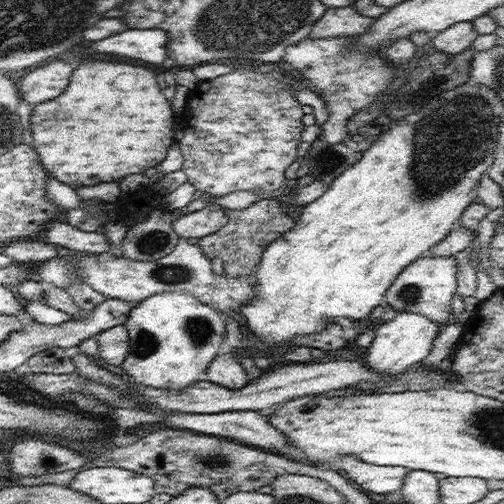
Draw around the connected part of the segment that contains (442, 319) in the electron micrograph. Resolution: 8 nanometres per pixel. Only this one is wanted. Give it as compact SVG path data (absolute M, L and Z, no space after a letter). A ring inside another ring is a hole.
M425 254L408 265L396 277L384 295L384 304L388 304L397 313L413 312L436 321L444 327L454 318L452 317L452 296L457 292L457 262L453 256L430 257Z

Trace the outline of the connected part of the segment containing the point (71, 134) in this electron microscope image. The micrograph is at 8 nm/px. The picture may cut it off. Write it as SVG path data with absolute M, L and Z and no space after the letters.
M88 60L80 64L64 94L54 100L42 102L31 113L32 132L36 152L48 172L52 172L60 182L78 186L92 186L100 182L119 182L129 174L140 173L166 158L170 144L174 142L174 116L172 106L158 86L156 74L150 68L126 64L126 62L106 62Z

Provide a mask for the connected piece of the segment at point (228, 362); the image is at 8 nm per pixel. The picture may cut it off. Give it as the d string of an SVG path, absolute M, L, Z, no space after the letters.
M235 352L218 355L207 370L208 381L230 387L232 390L242 388L249 382L246 371Z

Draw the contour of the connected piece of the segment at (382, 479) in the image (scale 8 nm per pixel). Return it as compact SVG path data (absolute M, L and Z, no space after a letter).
M354 456L342 458L342 473L362 488L378 494L398 491L411 470L404 466L372 466Z

